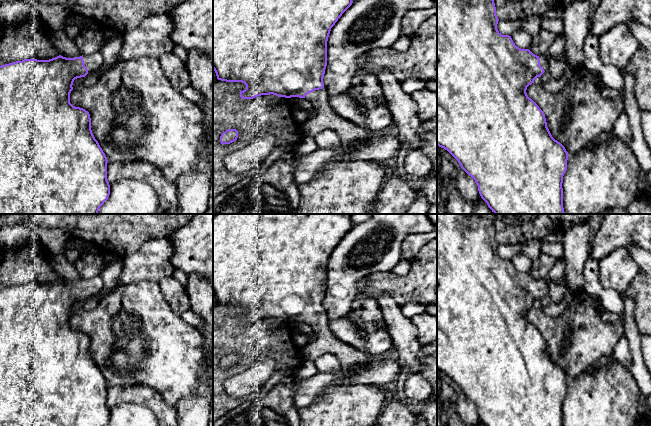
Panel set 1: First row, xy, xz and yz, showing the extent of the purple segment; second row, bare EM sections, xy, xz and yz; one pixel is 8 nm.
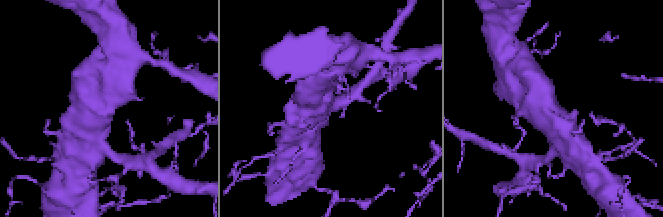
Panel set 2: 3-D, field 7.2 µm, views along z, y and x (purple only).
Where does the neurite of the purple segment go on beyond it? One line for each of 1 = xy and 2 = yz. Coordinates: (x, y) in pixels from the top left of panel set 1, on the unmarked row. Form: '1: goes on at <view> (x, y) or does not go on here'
1: goes on at xy (92, 286)
2: goes on at yz (543, 284)

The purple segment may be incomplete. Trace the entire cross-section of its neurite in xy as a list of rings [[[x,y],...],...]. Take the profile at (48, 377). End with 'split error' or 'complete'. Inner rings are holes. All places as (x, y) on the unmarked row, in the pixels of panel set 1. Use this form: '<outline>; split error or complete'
[[[101,276],[66,282],[61,279],[49,284],[24,283],[0,290],[0,426],[105,426],[110,419],[107,404],[107,381],[91,354],[88,335],[70,327],[73,306],[77,302],[98,294],[103,289]]]; split error

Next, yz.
[[[437,214],[437,369],[447,374],[471,400],[485,426],[563,426],[563,400],[567,394],[568,376],[555,364],[548,351],[544,336],[528,321],[526,314],[537,301],[548,295],[544,279],[537,280],[529,273],[520,273],[511,260],[502,259],[498,253],[496,231],[491,220],[477,214]]]; split error

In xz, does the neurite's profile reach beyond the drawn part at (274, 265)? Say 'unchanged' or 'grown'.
grown

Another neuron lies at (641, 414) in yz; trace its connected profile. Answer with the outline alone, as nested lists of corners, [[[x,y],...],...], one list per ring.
[[[641,393],[639,396],[638,413],[636,415],[636,421],[639,422],[646,418],[646,400],[645,396]]]

